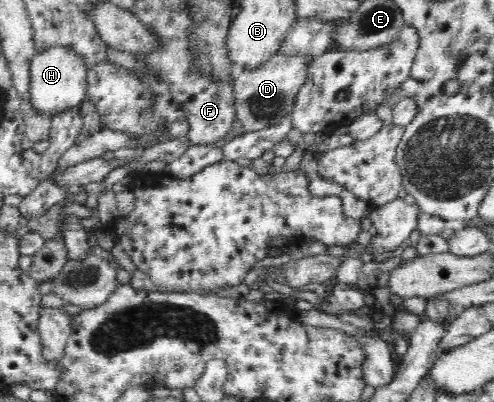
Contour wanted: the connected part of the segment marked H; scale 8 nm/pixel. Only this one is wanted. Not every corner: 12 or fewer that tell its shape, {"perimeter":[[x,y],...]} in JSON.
{"perimeter":[[68,47],[30,62],[28,98],[52,117],[86,100],[88,68]]}

